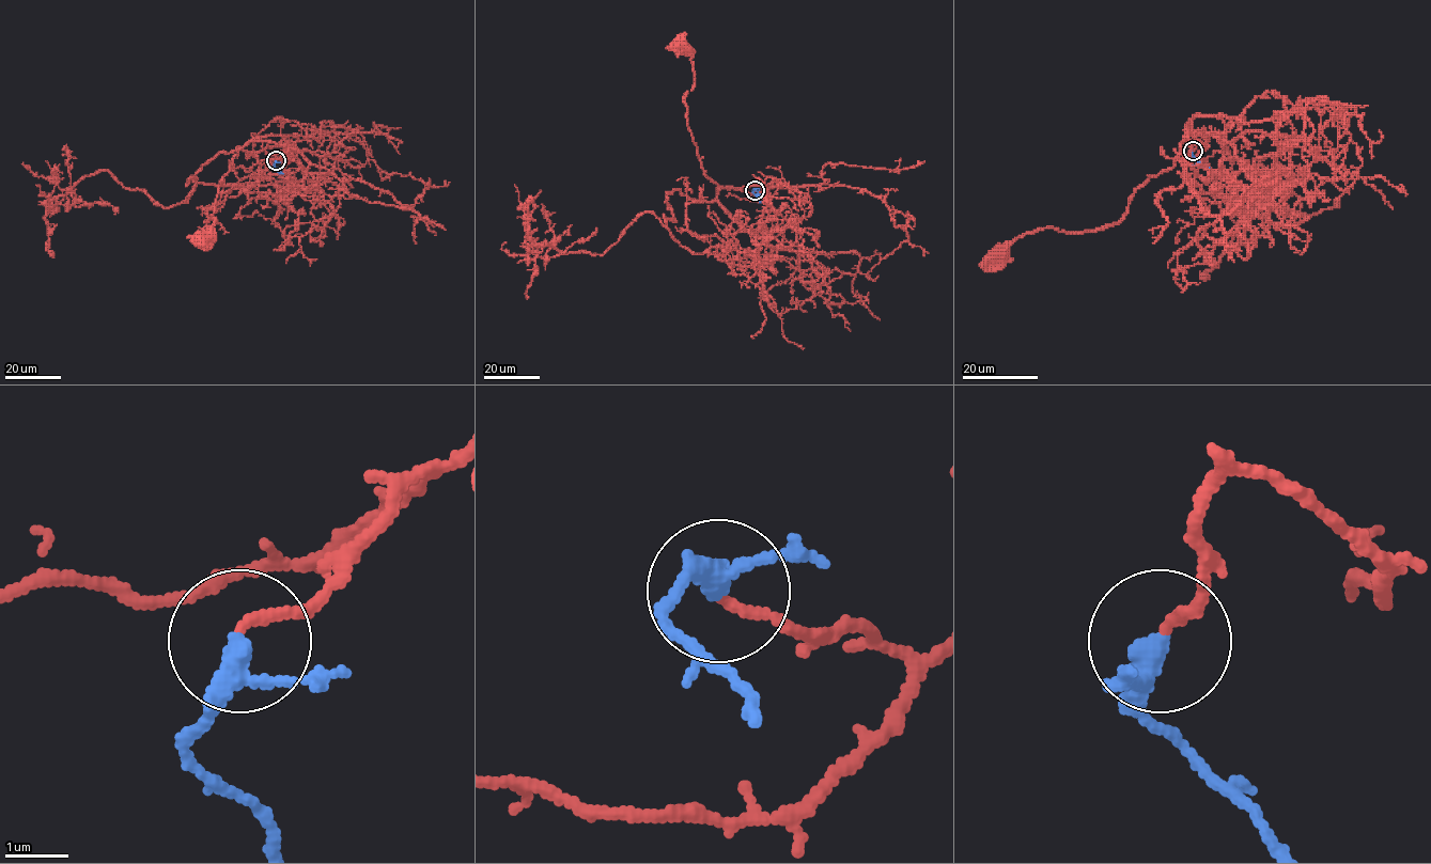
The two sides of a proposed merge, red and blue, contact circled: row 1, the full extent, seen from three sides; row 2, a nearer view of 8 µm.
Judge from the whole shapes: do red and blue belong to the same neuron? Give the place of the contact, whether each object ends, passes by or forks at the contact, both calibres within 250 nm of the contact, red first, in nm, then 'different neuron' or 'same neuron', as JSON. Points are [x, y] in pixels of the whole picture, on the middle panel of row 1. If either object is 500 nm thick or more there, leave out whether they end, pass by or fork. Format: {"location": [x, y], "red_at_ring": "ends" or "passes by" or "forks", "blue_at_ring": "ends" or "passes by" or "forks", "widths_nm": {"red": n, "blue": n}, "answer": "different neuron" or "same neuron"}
{"location": [755, 190], "red_at_ring": "ends", "blue_at_ring": "passes by", "widths_nm": {"red": 150, "blue": 280}, "answer": "same neuron"}

